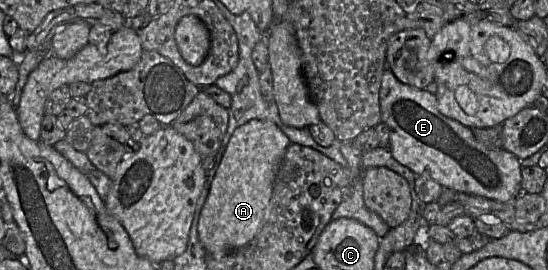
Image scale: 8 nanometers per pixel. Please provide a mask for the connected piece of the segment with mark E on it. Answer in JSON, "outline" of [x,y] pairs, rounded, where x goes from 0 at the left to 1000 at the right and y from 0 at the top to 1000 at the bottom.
{"outline":[[[703,256],[692,374],[695,444],[712,478],[710,552],[759,648],[786,659],[812,700],[920,752],[954,715],[949,589],[925,556],[887,544],[869,519],[861,478],[805,422],[794,348],[735,311]]]}

